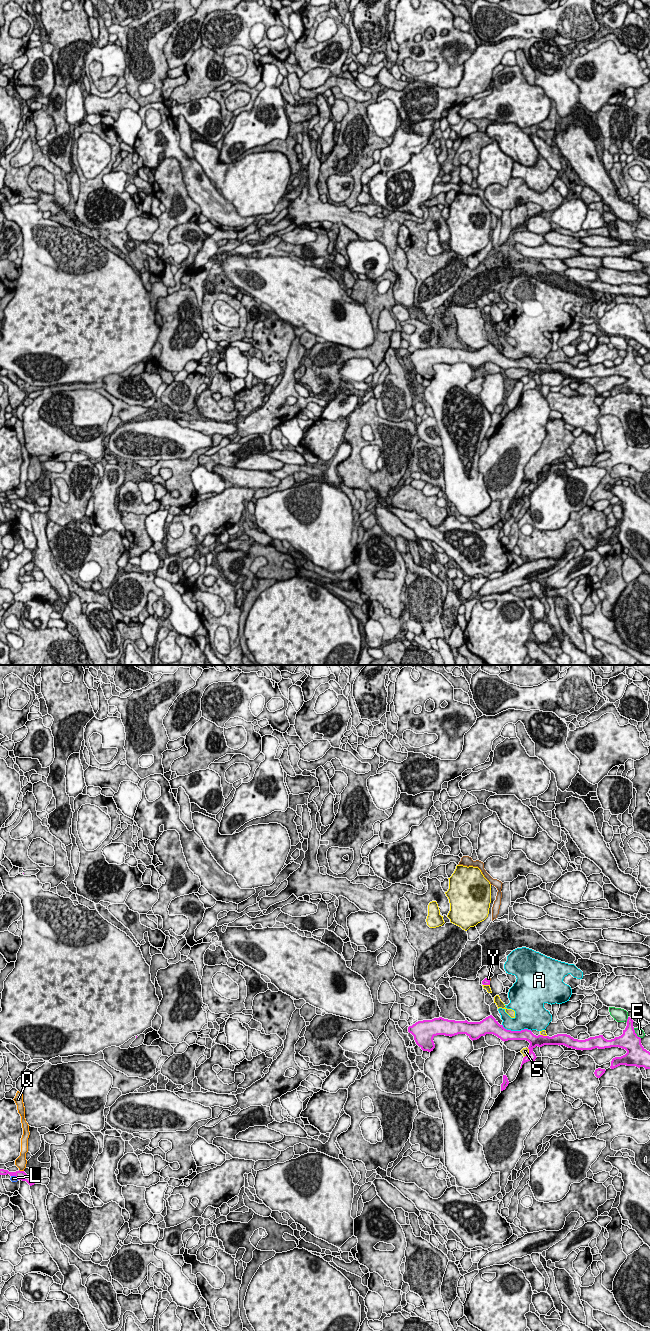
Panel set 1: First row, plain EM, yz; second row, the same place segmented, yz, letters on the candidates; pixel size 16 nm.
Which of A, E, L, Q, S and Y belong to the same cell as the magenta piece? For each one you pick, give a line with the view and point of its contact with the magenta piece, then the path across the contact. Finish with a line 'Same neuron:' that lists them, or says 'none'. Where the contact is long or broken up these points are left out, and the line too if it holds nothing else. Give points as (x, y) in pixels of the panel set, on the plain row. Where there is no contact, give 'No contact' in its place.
Y: Touches magenta at yz (488, 308). Path across: yz (485, 310), (488, 308), (488, 306)
Same neuron: Y

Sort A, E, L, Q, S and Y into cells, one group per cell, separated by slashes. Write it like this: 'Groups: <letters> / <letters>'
Groups: A / E / L S / Q / Y

